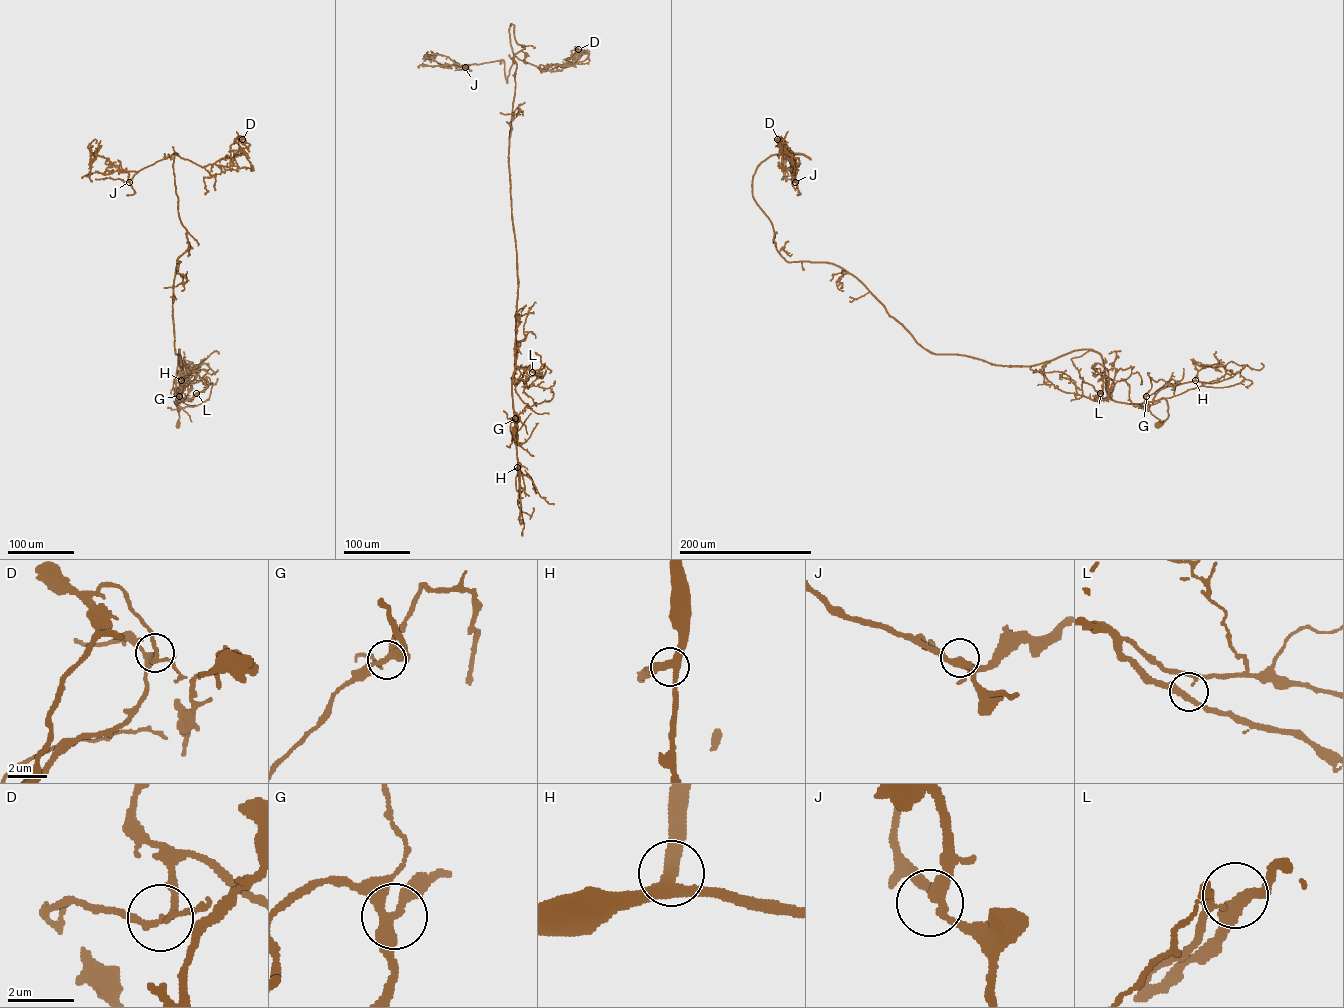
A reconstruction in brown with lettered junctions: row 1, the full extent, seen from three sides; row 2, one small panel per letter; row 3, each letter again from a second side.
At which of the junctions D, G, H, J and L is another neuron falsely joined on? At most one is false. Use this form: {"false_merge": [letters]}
{"false_merge": ["D"]}

